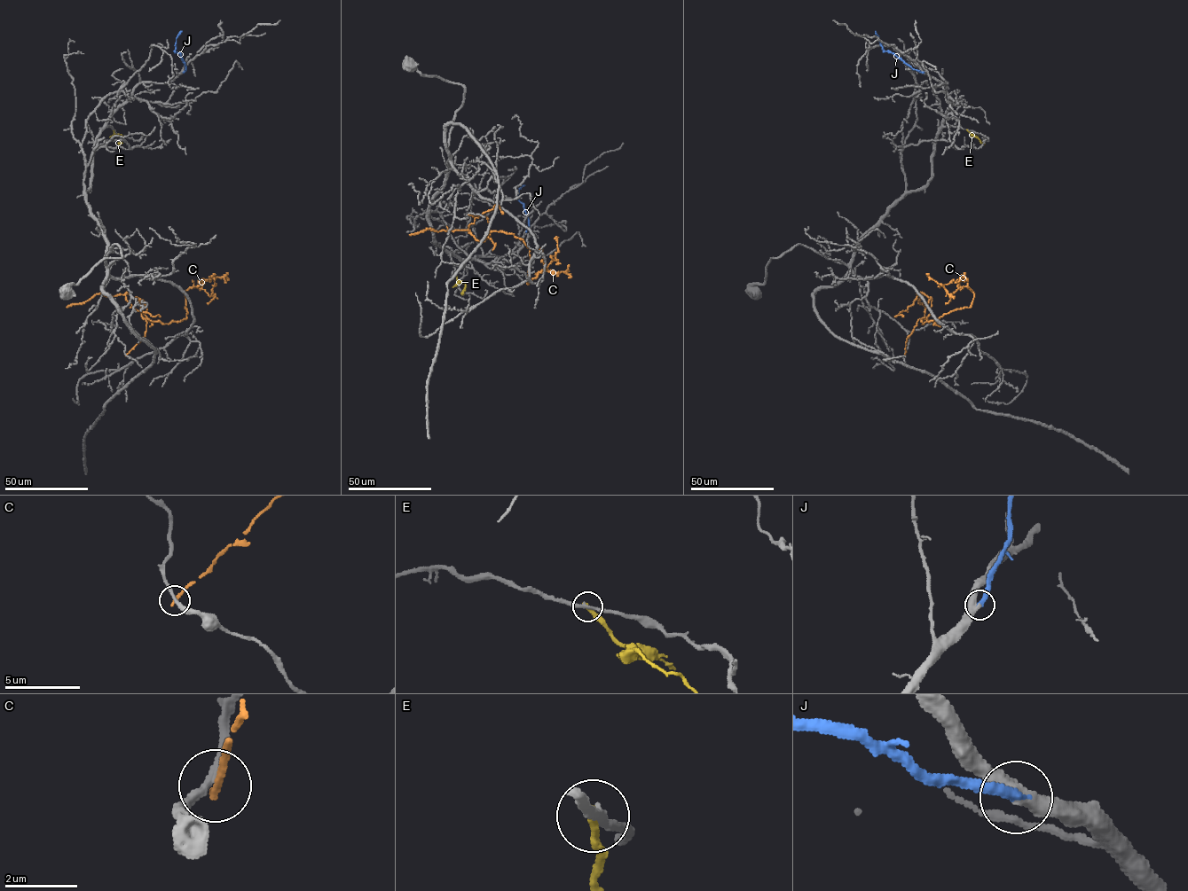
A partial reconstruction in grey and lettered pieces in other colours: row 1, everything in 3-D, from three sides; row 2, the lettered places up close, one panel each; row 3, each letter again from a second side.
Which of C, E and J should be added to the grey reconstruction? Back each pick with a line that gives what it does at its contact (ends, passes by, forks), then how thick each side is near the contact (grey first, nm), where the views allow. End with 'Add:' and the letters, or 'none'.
J: It ends there. Thickness 360 nm (grey) against 340 nm
Add: J

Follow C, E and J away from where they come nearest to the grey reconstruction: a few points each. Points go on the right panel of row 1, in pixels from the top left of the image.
C: (904, 355), (931, 298), (924, 324), (969, 308), (974, 296), (966, 287), (950, 296), (926, 273)
E: (967, 129), (984, 144)
J: (924, 73), (914, 69), (892, 53), (885, 51), (875, 31)

